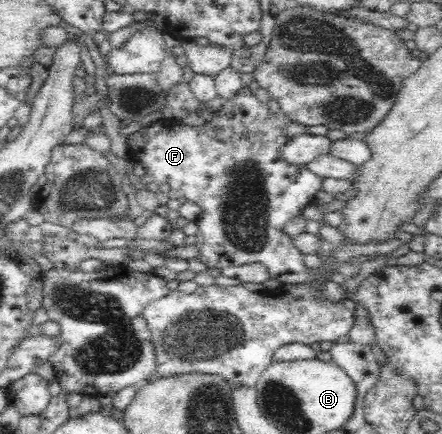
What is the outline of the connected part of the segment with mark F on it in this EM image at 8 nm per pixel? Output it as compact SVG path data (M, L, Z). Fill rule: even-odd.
M242 85L242 88L235 92L235 95L232 98L229 98L224 104L211 112L210 120L204 121L202 125L191 126L185 123L181 124L168 124L168 126L159 126L156 127L154 123L148 125L147 127L142 127L138 131L131 133L127 136L129 142L129 153L127 159L130 161L140 160L145 164L146 172L154 176L156 182L164 184L167 182L170 185L170 190L176 191L180 194L181 200L190 201L201 209L198 219L195 221L198 225L198 232L196 232L196 237L198 237L197 242L194 246L198 249L197 259L206 267L213 269L224 269L230 266L242 266L244 264L250 264L250 262L258 262L264 264L269 271L271 278L276 278L284 283L304 283L304 282L324 282L324 280L331 280L331 277L323 279L322 276L310 276L306 272L306 266L304 264L303 258L304 254L300 252L300 249L296 247L294 243L293 236L288 235L288 232L285 232L285 227L290 220L297 218L303 214L304 208L309 206L311 203L315 202L315 196L317 192L323 190L322 181L323 178L316 175L312 172L312 169L306 167L302 164L292 164L282 155L280 155L280 150L284 148L284 144L288 142L289 137L286 135L286 126L292 123L290 116L286 115L286 112L280 109L280 112L270 111L268 104L266 102L260 101L260 98L256 96L256 93L252 91L249 85ZM216 128L221 128L221 133L216 132Z

